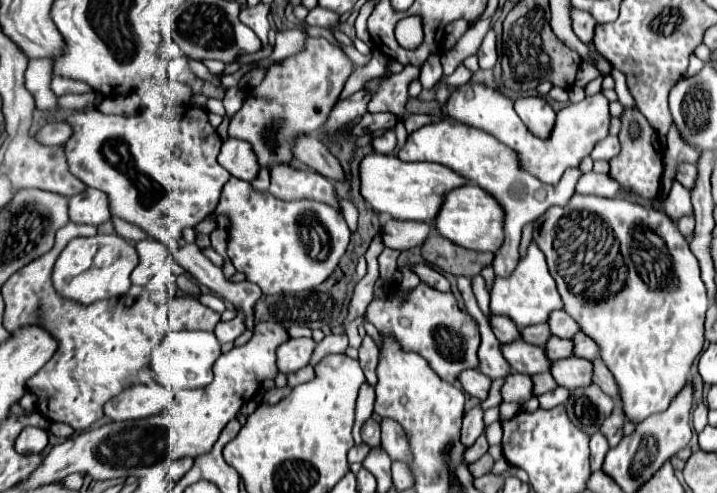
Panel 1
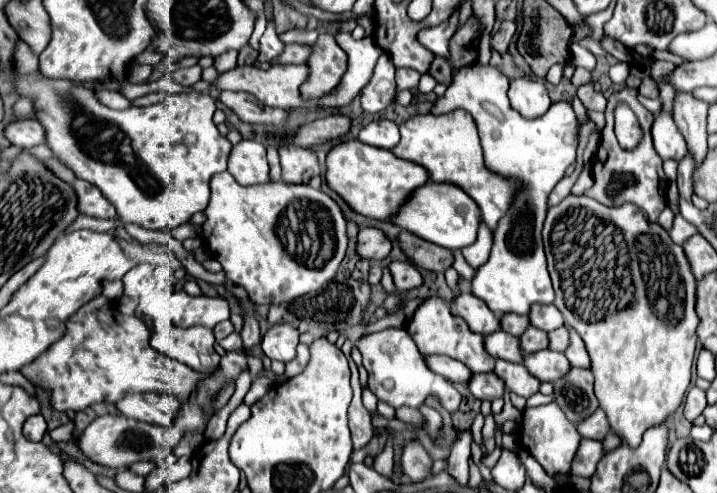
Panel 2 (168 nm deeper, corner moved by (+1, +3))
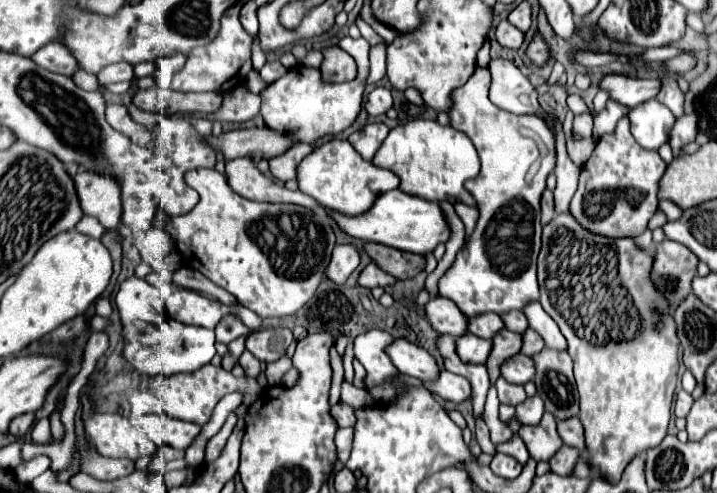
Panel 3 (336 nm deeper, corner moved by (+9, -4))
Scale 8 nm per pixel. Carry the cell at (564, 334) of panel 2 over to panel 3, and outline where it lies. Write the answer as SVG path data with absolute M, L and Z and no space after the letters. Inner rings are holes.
M527 329L525 333L523 333L523 345L521 345L521 353L525 353L525 355L535 355L535 353L539 353L541 349L545 347L545 343L543 343L543 339L533 331L533 329Z

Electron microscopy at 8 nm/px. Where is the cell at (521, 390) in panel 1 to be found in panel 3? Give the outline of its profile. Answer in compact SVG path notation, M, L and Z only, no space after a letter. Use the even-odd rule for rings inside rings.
M439 371L437 379L429 381L429 383L423 383L431 393L439 395L441 399L447 399L447 401L453 401L453 403L461 403L465 399L471 397L471 385L465 377L459 377L455 373L449 373L449 371Z

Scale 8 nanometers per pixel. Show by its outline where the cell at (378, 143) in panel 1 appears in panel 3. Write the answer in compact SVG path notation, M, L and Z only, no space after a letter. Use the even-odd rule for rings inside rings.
M369 123L363 129L351 133L349 135L349 143L353 145L353 149L357 149L357 153L363 159L371 161L373 155L375 155L375 151L385 141L387 133L389 133L389 127L387 125L383 125L383 123Z

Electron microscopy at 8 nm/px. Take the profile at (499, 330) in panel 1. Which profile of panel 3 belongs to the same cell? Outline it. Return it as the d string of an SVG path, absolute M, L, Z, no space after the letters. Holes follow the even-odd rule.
M433 297L425 305L425 315L431 327L441 335L465 335L467 333L467 317L453 305L453 301L445 297Z

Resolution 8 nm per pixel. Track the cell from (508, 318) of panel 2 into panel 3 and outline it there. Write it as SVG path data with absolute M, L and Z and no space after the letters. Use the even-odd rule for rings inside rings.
M497 313L475 315L475 317L469 317L467 321L467 333L483 337L483 339L491 339L501 329L503 329L503 321Z

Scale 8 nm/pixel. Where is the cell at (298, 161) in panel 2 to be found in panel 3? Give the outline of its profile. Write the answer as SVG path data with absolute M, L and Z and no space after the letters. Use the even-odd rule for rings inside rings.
M295 143L295 147L289 147L283 155L277 155L269 159L269 169L279 181L289 181L295 179L295 167L301 163L303 157L307 157L313 151L311 145L307 143Z

